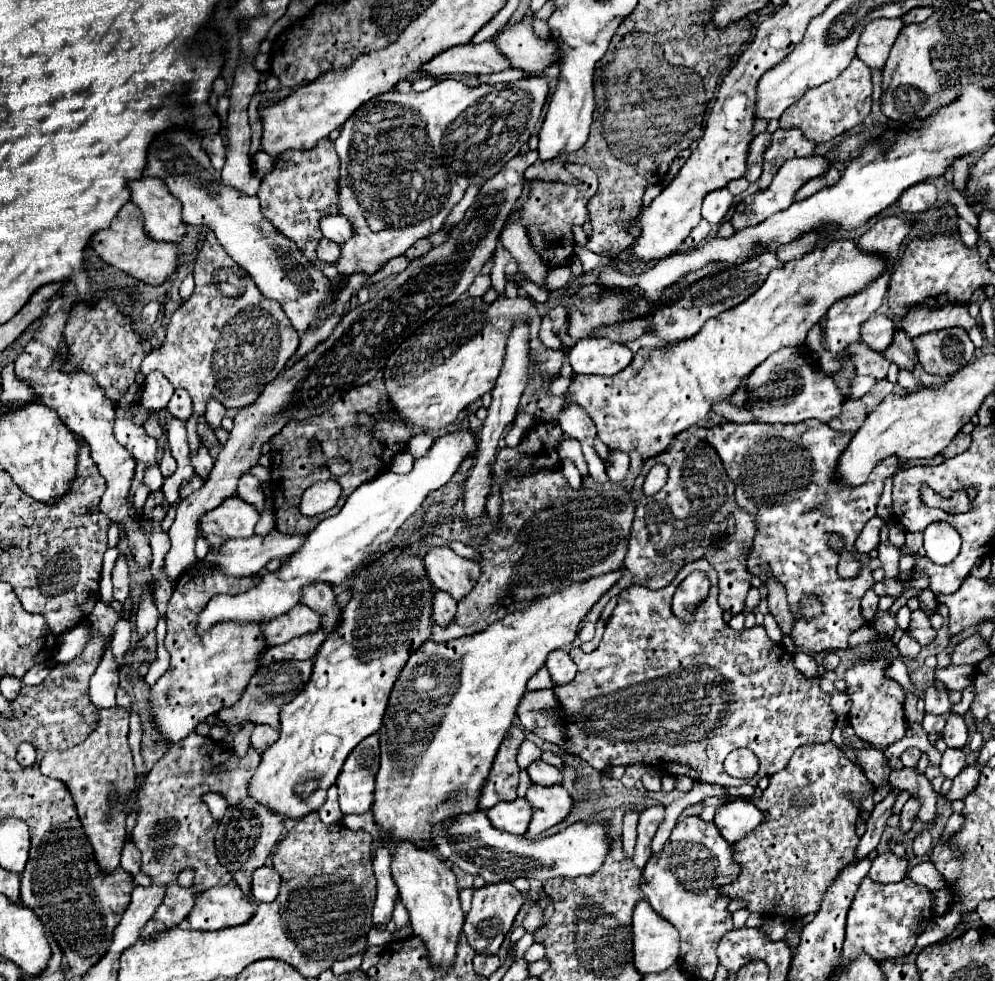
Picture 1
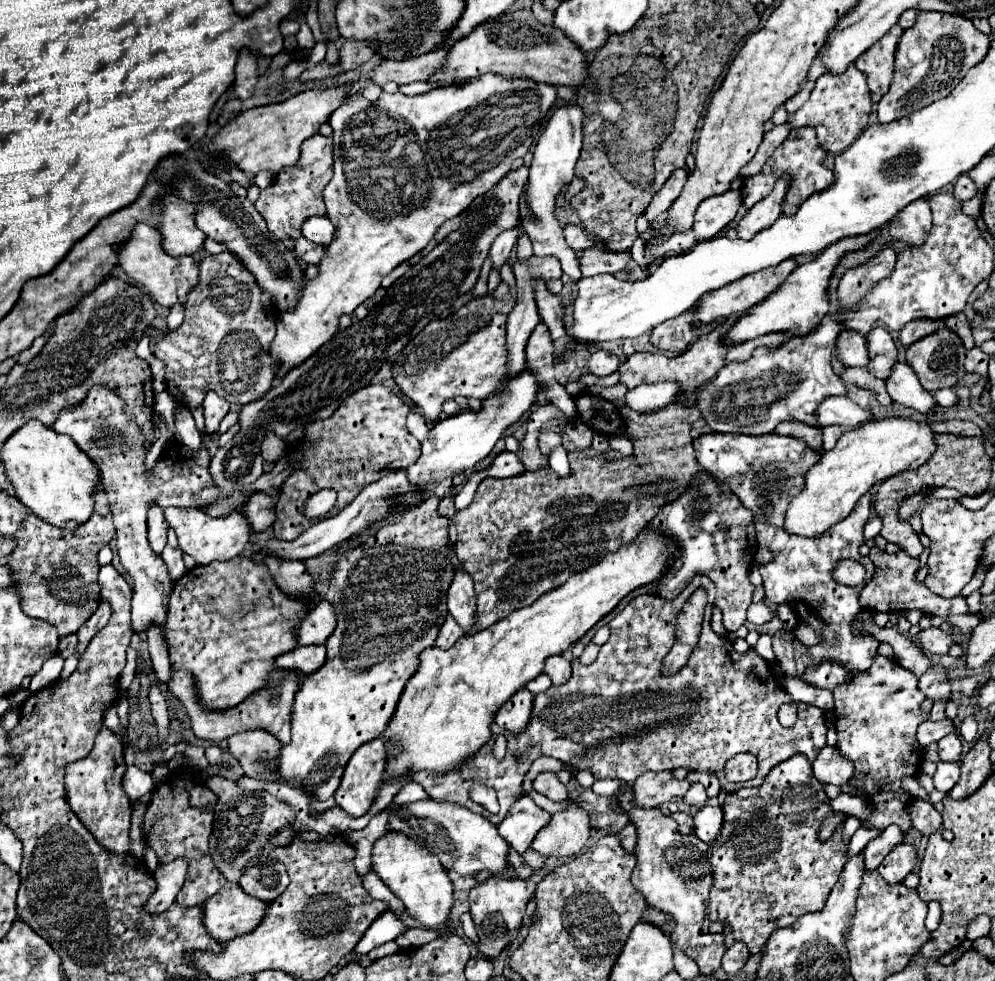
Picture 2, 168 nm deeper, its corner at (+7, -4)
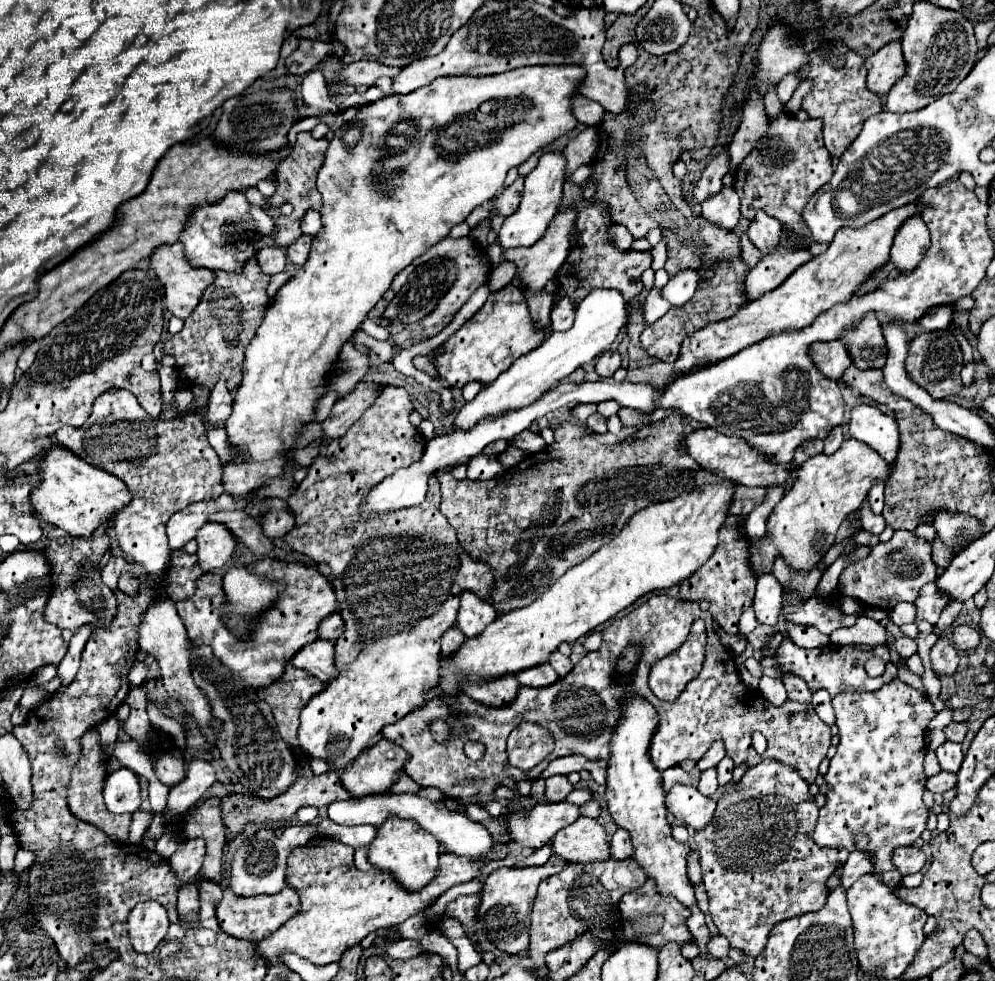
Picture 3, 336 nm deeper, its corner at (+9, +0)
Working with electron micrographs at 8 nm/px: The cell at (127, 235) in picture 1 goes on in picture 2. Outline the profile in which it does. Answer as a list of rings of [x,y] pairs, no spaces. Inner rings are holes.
[[[137,222],[131,236],[125,242],[115,246],[115,252],[117,252],[117,260],[119,260],[119,266],[123,268],[123,272],[133,282],[145,286],[147,292],[151,294],[151,298],[165,308],[171,308],[177,302],[185,304],[189,290],[193,288],[193,284],[197,284],[195,260],[191,256],[173,258],[173,256],[165,254],[161,248],[161,234],[153,226],[147,226],[145,222]]]

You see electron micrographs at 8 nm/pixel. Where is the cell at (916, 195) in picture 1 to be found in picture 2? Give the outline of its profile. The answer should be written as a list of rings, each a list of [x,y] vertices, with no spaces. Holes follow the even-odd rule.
[[[925,198],[913,200],[913,204],[907,204],[889,224],[889,232],[893,238],[903,240],[911,246],[919,246],[925,242],[927,232],[931,228],[931,210],[929,202]]]

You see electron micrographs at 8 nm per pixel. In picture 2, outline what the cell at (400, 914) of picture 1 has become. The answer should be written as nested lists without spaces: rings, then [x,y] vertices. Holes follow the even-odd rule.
[[[369,872],[367,876],[363,876],[363,886],[365,886],[365,890],[367,890],[373,898],[387,902],[387,906],[393,910],[393,914],[401,916],[401,914],[405,912],[403,904],[397,904],[397,898],[393,896],[393,892],[379,880],[379,876],[377,876],[375,872]]]

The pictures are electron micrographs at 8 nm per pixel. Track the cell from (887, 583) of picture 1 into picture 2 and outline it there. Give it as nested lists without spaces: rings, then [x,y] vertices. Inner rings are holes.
[[[877,546],[871,548],[869,552],[871,562],[877,566],[877,572],[873,576],[873,580],[861,590],[861,606],[865,610],[871,612],[905,612],[905,610],[929,610],[931,614],[935,614],[937,618],[947,620],[947,616],[951,614],[967,614],[969,606],[967,606],[967,598],[957,596],[957,598],[941,598],[933,592],[929,592],[929,588],[921,582],[915,580],[915,568],[919,568],[919,560],[911,558],[907,552],[899,552],[895,556],[879,550]]]

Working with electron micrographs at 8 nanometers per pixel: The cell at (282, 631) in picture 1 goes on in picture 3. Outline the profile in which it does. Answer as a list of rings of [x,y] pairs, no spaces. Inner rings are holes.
[[[333,612],[331,616],[327,616],[321,626],[319,626],[319,638],[323,640],[337,640],[343,634],[343,618],[339,616],[339,612]]]

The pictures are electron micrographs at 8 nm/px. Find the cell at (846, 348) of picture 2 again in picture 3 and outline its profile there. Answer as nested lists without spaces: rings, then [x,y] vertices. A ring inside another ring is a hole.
[[[839,340],[833,342],[813,342],[809,348],[811,360],[817,364],[823,376],[829,380],[839,380],[843,370],[851,366],[851,358],[845,350],[845,346]]]

